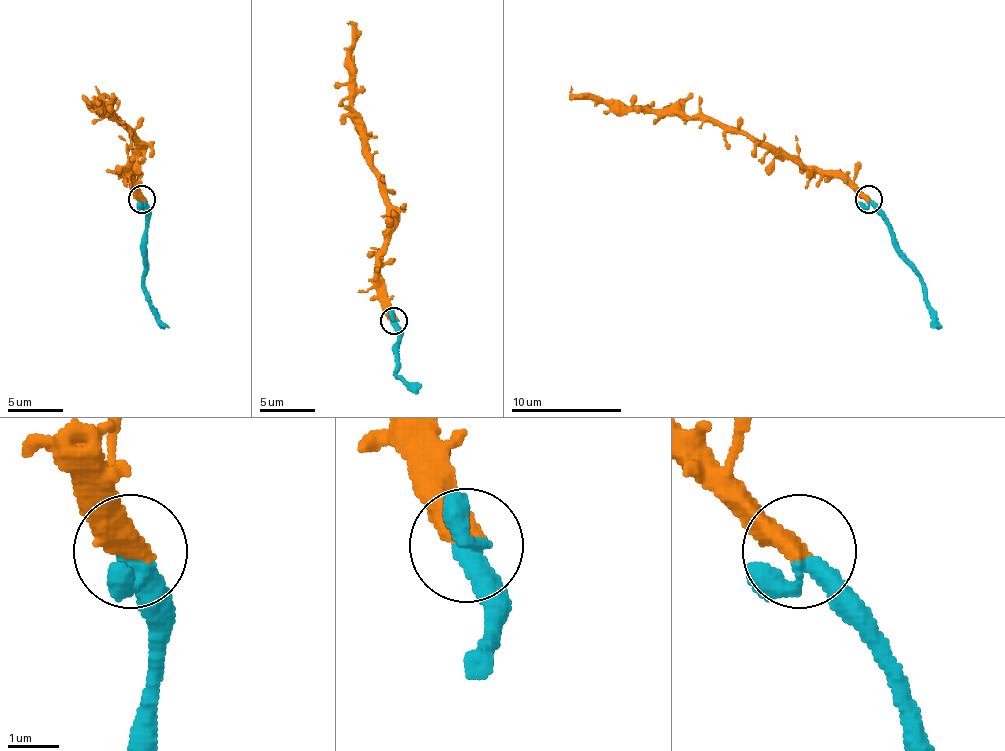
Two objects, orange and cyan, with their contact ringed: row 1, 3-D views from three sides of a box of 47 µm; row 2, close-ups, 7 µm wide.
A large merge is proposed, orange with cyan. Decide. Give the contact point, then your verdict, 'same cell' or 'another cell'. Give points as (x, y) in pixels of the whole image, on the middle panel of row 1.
(393, 320) | another cell

